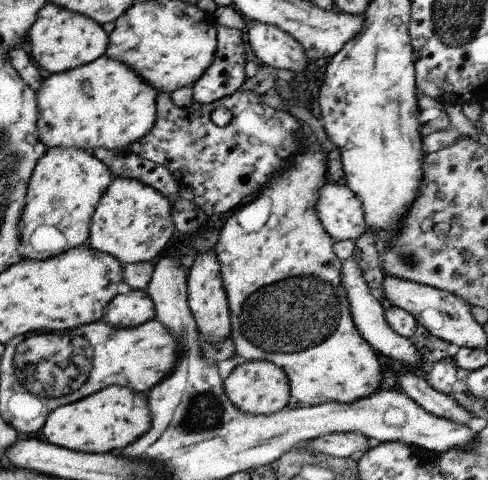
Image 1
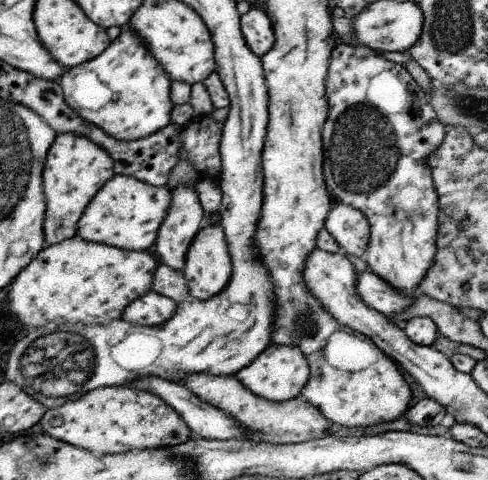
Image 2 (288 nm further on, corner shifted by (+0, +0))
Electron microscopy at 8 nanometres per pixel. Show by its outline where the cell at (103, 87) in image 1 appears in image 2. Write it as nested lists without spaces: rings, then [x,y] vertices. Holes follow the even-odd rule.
[[[123,26],[121,34],[101,56],[77,68],[69,68],[57,82],[63,88],[69,108],[73,108],[85,122],[95,124],[117,140],[143,140],[171,124],[173,78],[169,78],[131,28]]]

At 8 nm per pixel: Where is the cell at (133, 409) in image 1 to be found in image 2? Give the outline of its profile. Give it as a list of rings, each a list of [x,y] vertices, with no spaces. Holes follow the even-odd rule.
[[[131,386],[99,388],[81,398],[69,398],[59,408],[47,410],[41,416],[39,426],[43,428],[43,434],[49,434],[51,438],[97,454],[173,448],[189,438],[189,430],[175,408],[151,392],[135,390]]]

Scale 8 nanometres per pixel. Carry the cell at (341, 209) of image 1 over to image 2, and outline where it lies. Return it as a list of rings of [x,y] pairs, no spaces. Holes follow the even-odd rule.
[[[335,202],[327,216],[325,230],[333,236],[343,254],[351,256],[353,260],[361,260],[365,256],[371,228],[363,212],[355,210],[353,206]]]

